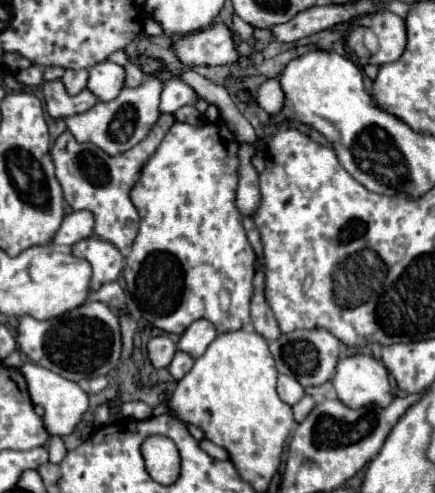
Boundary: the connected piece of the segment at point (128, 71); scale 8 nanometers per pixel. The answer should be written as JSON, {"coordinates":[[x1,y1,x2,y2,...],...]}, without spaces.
{"coordinates":[[127,63,123,69,125,69,125,85,127,85,127,87,137,87,137,85,141,85,141,81,143,81,143,71,141,71,135,63]]}

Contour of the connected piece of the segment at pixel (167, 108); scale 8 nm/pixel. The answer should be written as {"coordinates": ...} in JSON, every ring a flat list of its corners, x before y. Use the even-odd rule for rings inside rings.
{"coordinates":[[169,79,165,81,163,93,161,93,161,113,175,113,183,105,195,105,199,101,199,95,183,81,183,79]]}

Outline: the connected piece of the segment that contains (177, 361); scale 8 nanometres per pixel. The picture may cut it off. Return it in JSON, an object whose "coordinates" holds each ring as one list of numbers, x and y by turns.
{"coordinates":[[177,351,177,353,175,353,175,359,173,359,171,365,169,365,169,373,171,373,171,377,173,377,175,381,179,381,179,379,183,379,183,375,189,371,189,367,193,367,193,359,191,359,187,353]]}

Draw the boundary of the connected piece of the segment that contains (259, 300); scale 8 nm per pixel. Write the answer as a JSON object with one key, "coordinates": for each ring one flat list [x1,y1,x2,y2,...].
{"coordinates":[[259,269,255,273,255,295,251,299,251,319,253,319,253,327,255,331,265,337,267,341,277,339,277,335,281,335,277,321,269,309,269,305,265,303,265,295,263,295,263,269]]}

